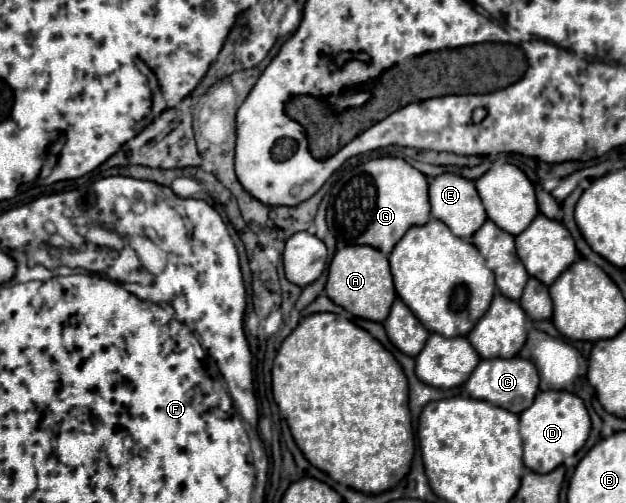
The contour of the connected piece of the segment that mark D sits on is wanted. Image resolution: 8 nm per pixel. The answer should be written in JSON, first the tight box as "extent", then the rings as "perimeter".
{"extent":[520,391,590,473],"perimeter":[[[538,391],[532,405],[520,413],[520,435],[524,441],[524,465],[528,469],[536,469],[536,473],[548,473],[548,469],[556,469],[558,465],[562,465],[566,455],[574,455],[584,447],[590,435],[590,415],[584,401],[570,391]]]}

